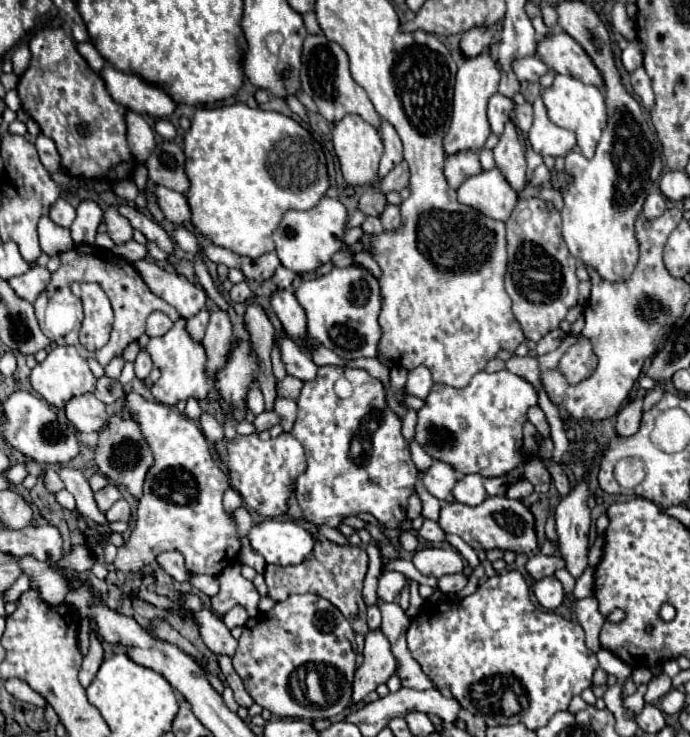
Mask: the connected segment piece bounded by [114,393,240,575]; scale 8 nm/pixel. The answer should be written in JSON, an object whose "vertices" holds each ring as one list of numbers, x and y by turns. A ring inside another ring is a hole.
{"vertices":[[130,393,126,395,124,403,130,417,138,419,142,433,154,453,154,465,150,467,144,483,144,495,138,503,136,513,136,527,130,533,130,539,118,549,114,567,122,573,140,573,142,567,150,565,156,555,164,551,180,551,186,559,186,569,190,573,206,573,206,575,220,575,226,567,238,561,240,553,240,539,238,539,238,527,236,521,226,513,222,505,222,495,230,487,228,475,218,467,218,463,212,457,212,447,202,435,200,427,186,419,180,411,172,409,168,405,156,403,156,401,144,401,140,395]]}

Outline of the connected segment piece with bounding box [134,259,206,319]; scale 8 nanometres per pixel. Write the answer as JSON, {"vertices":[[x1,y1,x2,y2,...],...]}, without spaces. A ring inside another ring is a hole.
{"vertices":[[148,259,136,261,134,267,144,279,144,283,150,287,150,291,160,299,164,299,166,303,170,303,184,319,204,309,206,291,200,285,190,283,184,275,168,273,166,269,158,267]]}

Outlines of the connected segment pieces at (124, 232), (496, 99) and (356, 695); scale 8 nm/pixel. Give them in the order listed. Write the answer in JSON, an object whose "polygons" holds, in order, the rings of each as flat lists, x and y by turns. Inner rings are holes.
{"polygons":[[[110,207,104,213,104,221,108,225,108,235,110,235,110,239,116,245,124,245,126,241,130,241,130,237,132,237,132,225,114,207]],[[500,93,492,95,492,99,488,101,488,121,490,121,490,127,496,135,502,133,512,107,514,107,514,101,508,99,506,95,500,95]],[[370,631,366,635,364,663,356,669,352,683,352,701,360,703,370,691,386,683,396,671,396,661,390,651,390,643,382,631]]]}

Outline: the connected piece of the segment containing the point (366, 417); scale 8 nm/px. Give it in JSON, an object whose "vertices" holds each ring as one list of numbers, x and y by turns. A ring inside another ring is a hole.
{"vertices":[[326,365,314,381,306,381,298,397,298,417,292,435,306,451,306,471,296,479,302,515,316,523,338,527,346,517,370,513,378,521,402,523,418,469,400,433,400,419,386,407,384,385,364,369]]}

